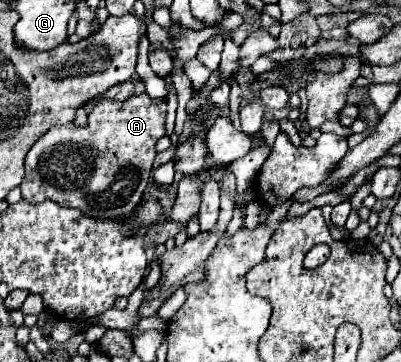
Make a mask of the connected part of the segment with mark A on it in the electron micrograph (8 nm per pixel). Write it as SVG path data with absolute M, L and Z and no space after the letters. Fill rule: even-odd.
M148 94L130 96L124 102L98 100L92 114L88 116L88 126L78 128L74 124L54 126L46 136L42 136L26 156L26 176L20 184L22 198L30 204L40 204L44 200L58 202L66 208L76 208L92 218L124 220L134 214L142 204L144 190L150 182L150 170L156 158L156 142L166 134L166 102L152 100Z

